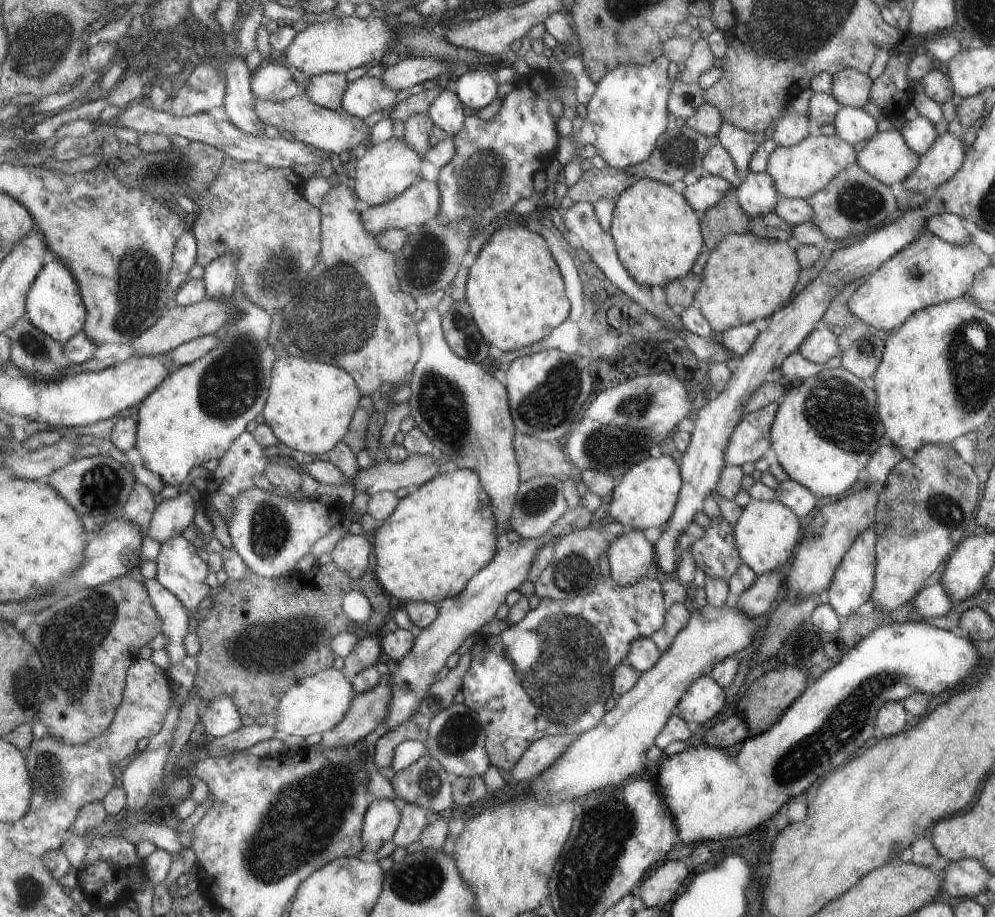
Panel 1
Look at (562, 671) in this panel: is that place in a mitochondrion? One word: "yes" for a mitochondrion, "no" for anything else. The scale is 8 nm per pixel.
yes

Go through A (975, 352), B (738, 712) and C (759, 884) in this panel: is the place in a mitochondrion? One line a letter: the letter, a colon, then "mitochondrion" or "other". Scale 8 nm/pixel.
A: mitochondrion
B: other
C: other

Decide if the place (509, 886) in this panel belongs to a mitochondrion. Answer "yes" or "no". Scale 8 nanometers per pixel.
no

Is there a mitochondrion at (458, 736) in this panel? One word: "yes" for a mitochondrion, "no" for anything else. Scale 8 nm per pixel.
yes

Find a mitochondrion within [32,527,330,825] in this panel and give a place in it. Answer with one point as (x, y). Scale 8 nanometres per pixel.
(69, 638)

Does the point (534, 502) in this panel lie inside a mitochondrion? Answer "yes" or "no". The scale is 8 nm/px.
yes

